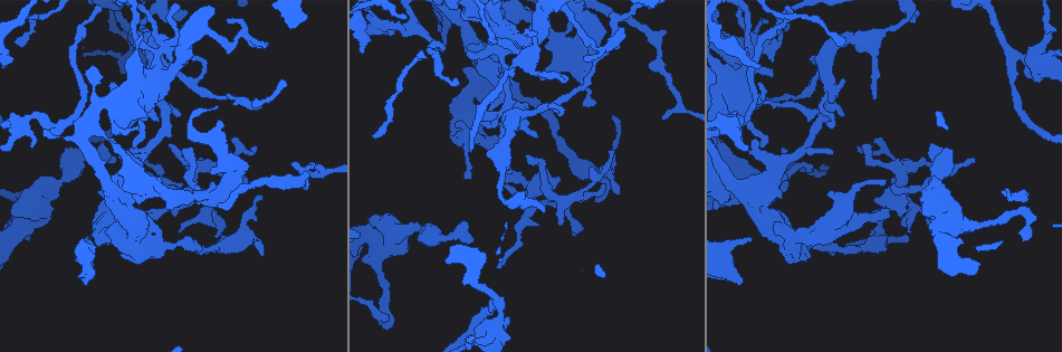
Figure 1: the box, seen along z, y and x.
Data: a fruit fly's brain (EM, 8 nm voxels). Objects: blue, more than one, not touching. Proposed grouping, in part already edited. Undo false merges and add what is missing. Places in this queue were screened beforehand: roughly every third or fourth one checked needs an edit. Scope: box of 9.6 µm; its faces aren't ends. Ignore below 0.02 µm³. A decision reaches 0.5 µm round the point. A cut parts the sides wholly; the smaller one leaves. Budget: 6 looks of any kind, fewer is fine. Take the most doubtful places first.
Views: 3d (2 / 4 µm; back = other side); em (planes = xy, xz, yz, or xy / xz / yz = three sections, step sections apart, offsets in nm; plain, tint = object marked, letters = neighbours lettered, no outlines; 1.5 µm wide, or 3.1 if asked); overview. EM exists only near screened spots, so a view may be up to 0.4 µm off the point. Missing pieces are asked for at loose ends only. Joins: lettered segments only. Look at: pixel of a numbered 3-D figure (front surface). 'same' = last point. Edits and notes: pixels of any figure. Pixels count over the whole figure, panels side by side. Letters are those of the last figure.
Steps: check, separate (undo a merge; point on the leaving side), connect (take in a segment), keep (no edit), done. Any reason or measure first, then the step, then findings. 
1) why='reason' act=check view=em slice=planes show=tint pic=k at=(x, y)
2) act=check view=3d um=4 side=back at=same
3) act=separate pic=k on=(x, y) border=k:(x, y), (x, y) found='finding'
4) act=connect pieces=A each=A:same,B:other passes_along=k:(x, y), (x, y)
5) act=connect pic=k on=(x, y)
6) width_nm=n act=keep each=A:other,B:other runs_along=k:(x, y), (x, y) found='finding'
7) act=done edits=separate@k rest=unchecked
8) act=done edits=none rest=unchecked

why='thin end' act=check view=3d um=4 pic=1 at=(661, 116)

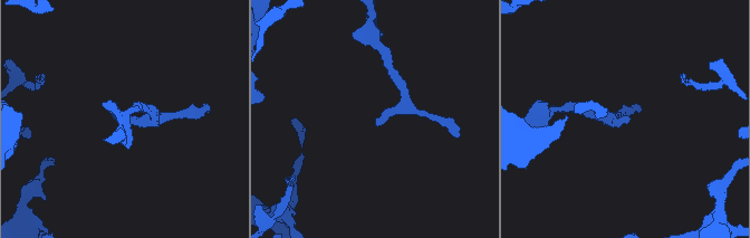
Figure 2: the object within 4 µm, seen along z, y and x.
why='need the tissue' act=check view=em slice=xy step=8 show=letters pic=2 at=(624, 115)

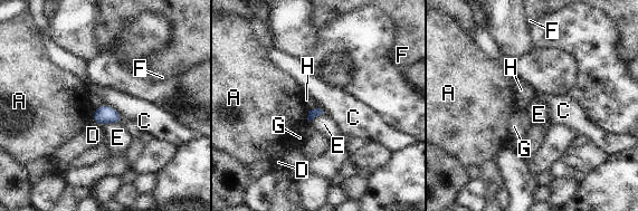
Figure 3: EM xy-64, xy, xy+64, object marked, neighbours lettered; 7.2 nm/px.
why='cut it another way' act=check view=em slice=planes show=letters at=same

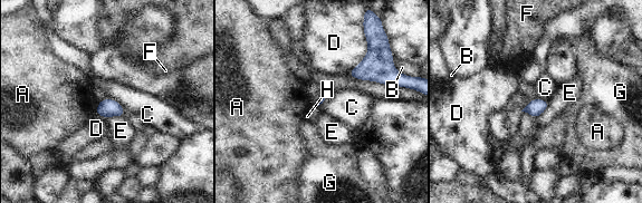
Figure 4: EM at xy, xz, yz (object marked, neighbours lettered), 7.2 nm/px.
act=keep each=A:other,B:other,C:other,D:other,E:other,F:other,G:other,H:other border=4:(108, 97), (121, 105), (124, 115) found='no lettered segment goes on from it'

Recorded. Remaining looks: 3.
why='an open end' act=check view=3d um=2 pic=1 at=(930, 166)

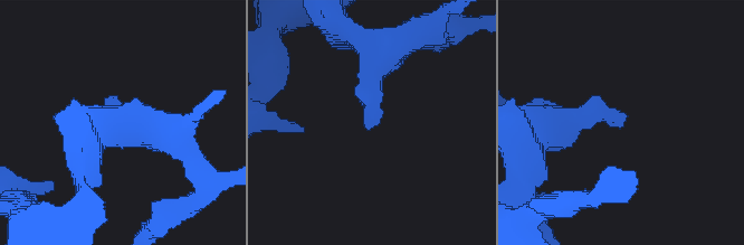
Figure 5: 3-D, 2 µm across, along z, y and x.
why='now the EM' act=check view=em slice=xy step=4 show=letters pic=5 at=(373, 127)

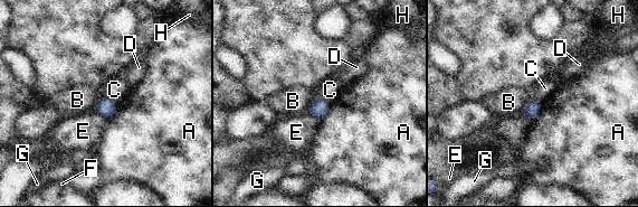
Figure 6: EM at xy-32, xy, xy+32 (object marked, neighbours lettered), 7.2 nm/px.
why='cut it another way' act=check view=em slice=planes show=letters at=same

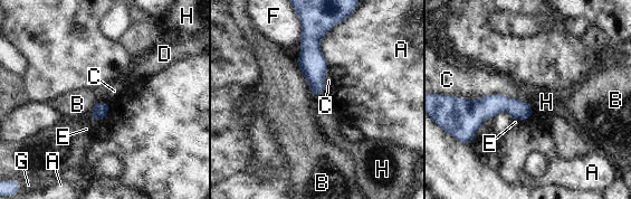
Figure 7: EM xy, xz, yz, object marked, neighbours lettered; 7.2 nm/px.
longest_contact=C:340nm act=keep each=A:other,B:other,C:other,D:other,E:other,F:other,G:other,H:other border=7:(96, 102), (110, 105) found='no lettered segment goes on from it'

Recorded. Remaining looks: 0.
act=done edits=none rest=unchecked

